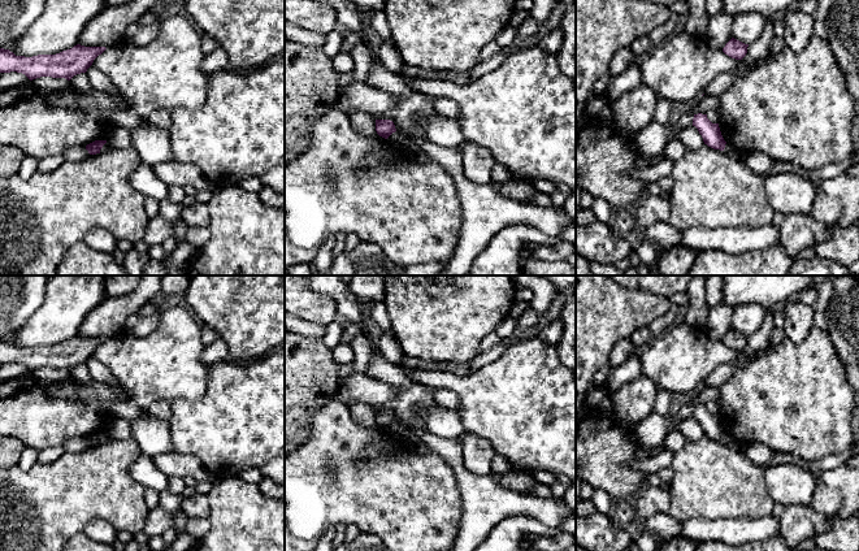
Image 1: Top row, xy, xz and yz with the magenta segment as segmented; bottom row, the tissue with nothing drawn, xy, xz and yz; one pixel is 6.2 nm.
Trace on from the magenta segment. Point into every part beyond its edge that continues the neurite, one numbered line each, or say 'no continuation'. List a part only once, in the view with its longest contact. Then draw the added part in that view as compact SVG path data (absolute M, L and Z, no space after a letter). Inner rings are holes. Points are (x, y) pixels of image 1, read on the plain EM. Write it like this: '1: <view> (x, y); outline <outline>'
no continuation

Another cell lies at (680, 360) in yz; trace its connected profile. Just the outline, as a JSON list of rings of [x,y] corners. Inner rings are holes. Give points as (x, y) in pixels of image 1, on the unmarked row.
[[[685,322],[673,325],[668,331],[652,339],[646,347],[639,350],[641,373],[648,377],[658,387],[671,392],[694,394],[699,390],[707,377],[721,364],[734,364],[737,369],[754,363],[765,350],[775,350],[786,334],[784,329],[773,329],[768,346],[754,353],[743,355],[742,351],[729,348],[723,340],[710,338],[703,327],[693,327]]]

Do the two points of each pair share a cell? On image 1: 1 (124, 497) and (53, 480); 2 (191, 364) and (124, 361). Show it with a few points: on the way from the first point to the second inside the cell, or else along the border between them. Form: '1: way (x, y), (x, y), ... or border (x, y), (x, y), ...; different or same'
1: way (107, 491), (102, 487), (70, 487); same
2: way (174, 364), (141, 364); same

